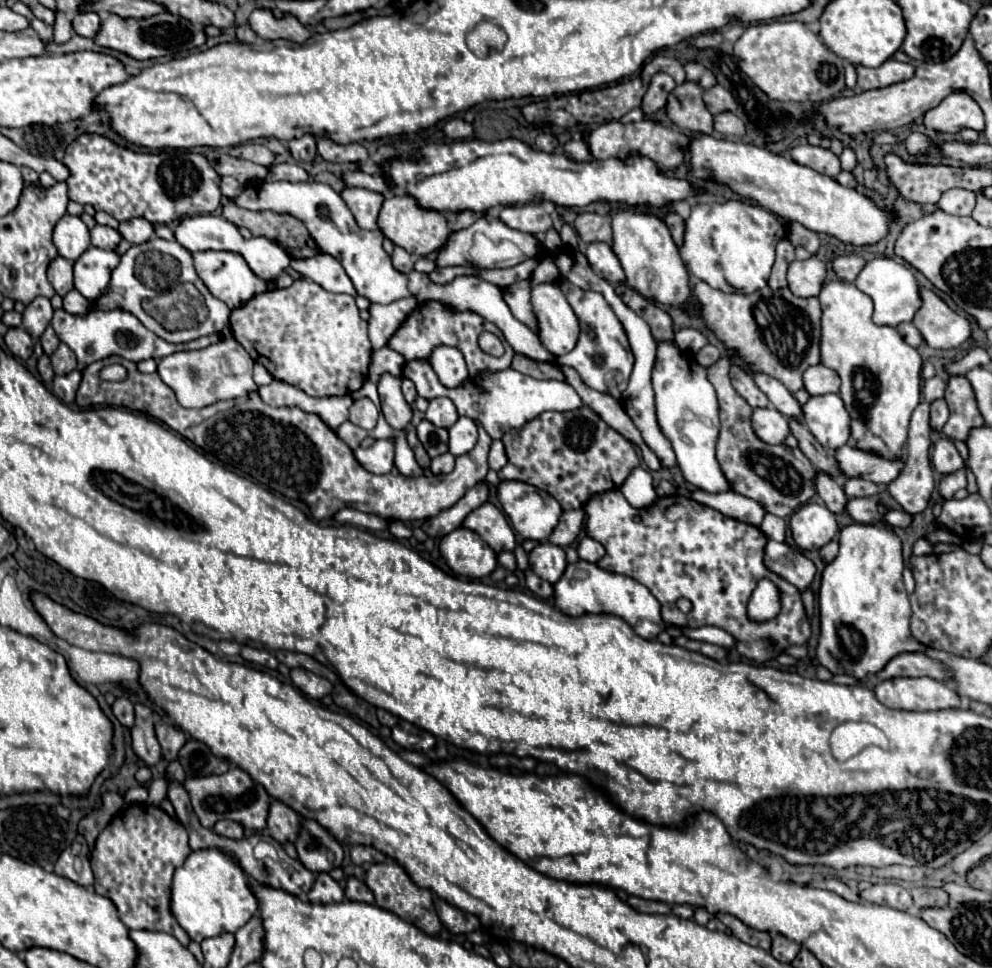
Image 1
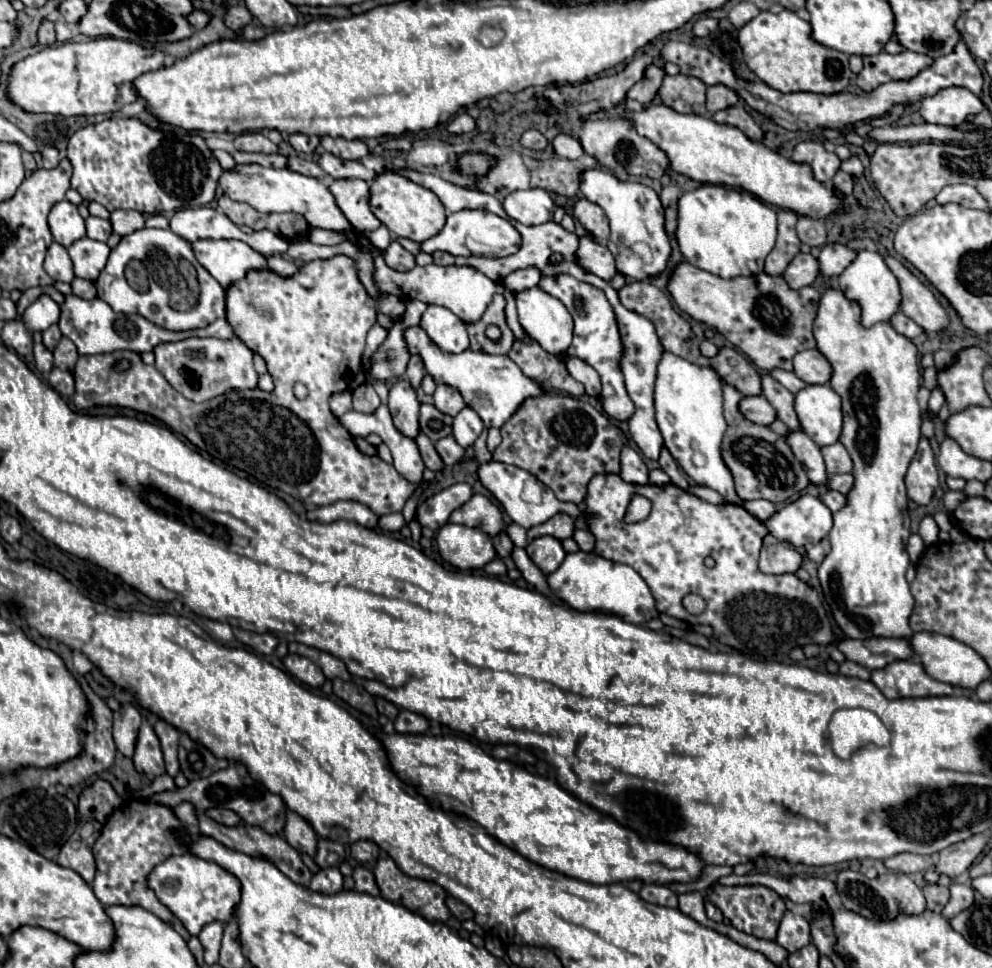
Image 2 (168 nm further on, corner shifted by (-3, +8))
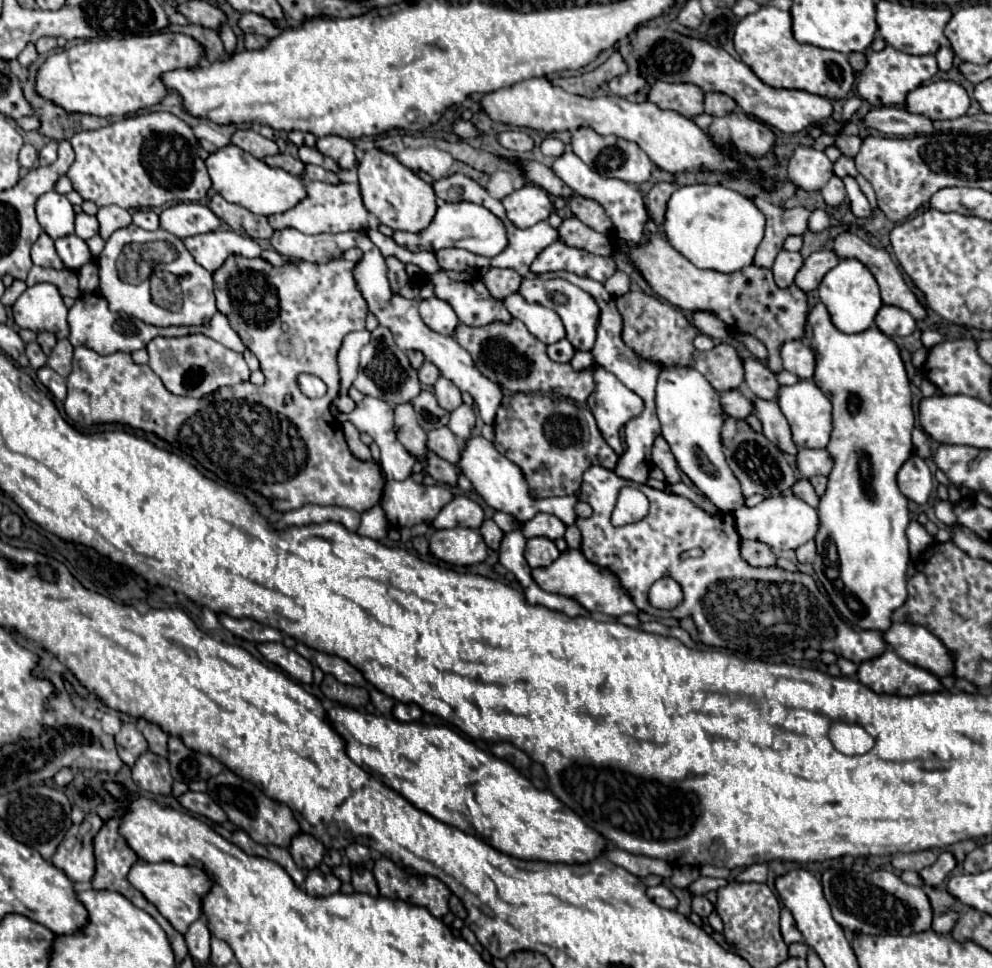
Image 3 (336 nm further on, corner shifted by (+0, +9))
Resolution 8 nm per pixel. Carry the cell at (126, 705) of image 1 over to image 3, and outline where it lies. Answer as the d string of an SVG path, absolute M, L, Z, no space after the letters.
M133 722L121 724L121 730L115 734L115 742L117 742L117 754L127 766L133 766L137 756L141 756L147 750L145 736L137 730Z

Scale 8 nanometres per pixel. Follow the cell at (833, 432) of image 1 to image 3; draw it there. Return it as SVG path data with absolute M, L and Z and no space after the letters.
M799 380L793 386L781 386L777 404L781 406L781 412L785 414L793 432L793 440L799 448L825 448L827 446L829 434L833 430L831 402L813 380Z

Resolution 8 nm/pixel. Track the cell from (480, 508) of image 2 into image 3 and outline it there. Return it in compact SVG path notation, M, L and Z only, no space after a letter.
M457 496L453 498L433 520L433 528L455 528L455 526L465 526L465 528L481 528L485 522L485 512L483 508L473 502L467 496Z

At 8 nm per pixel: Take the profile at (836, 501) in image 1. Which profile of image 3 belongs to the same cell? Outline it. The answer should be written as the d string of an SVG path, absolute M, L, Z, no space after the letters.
M755 400L755 414L763 424L763 434L769 438L773 444L777 444L783 452L797 456L799 446L793 442L793 434L789 430L787 418L781 414L781 408L777 406L775 400Z

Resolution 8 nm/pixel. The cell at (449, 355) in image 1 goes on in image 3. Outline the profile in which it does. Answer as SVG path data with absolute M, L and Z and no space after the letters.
M435 296L419 304L419 314L433 332L439 332L445 336L453 336L455 328L459 326L459 318L453 312L453 308Z

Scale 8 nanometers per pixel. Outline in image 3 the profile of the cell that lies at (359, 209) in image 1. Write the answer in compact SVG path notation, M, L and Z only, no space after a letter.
M305 182L305 186L307 186L305 200L301 200L293 210L269 216L269 224L273 226L273 230L295 228L303 234L325 234L325 232L349 232L349 230L363 232L369 226L369 212L363 206L359 184Z

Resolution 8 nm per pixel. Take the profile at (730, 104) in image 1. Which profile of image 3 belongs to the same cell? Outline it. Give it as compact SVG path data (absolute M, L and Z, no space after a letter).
M707 92L705 94L705 112L711 116L725 116L737 110L737 102L721 92Z

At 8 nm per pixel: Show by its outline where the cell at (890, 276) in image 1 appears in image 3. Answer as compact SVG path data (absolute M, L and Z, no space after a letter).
M855 258L841 260L833 270L825 274L825 278L819 284L819 296L829 310L833 324L845 334L855 334L871 328L879 308L883 306L877 280L869 272L869 268Z

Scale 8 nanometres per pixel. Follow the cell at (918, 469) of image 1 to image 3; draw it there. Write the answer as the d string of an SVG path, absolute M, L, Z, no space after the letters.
M911 456L899 470L897 474L897 482L899 482L899 490L913 502L917 504L925 504L931 488L933 488L933 474L927 466L927 462L919 456Z

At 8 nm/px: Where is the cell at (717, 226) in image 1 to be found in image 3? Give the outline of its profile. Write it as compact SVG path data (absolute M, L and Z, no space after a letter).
M721 184L681 186L673 192L663 230L669 244L697 268L737 272L753 264L753 254L765 236L765 216L751 198Z

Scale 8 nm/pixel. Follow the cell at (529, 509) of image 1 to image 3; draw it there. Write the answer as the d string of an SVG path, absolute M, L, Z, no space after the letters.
M481 436L467 440L467 446L461 452L459 466L461 466L461 472L471 480L473 488L481 494L481 498L491 508L513 516L519 524L525 524L527 520L531 520L539 512L553 514L559 520L563 520L567 526L575 524L575 520L577 520L577 516L575 516L577 496L563 496L563 498L529 498L529 488L525 484L525 476L521 474L521 468L515 462L509 462L509 458L505 458L503 454L499 454L495 450L495 446L491 442L487 442L485 438L481 438Z

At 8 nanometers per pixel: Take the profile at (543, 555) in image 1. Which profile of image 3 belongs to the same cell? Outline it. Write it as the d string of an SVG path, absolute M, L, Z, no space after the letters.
M529 538L527 548L525 548L525 558L531 568L543 568L553 564L559 558L559 550L553 540L549 538Z

